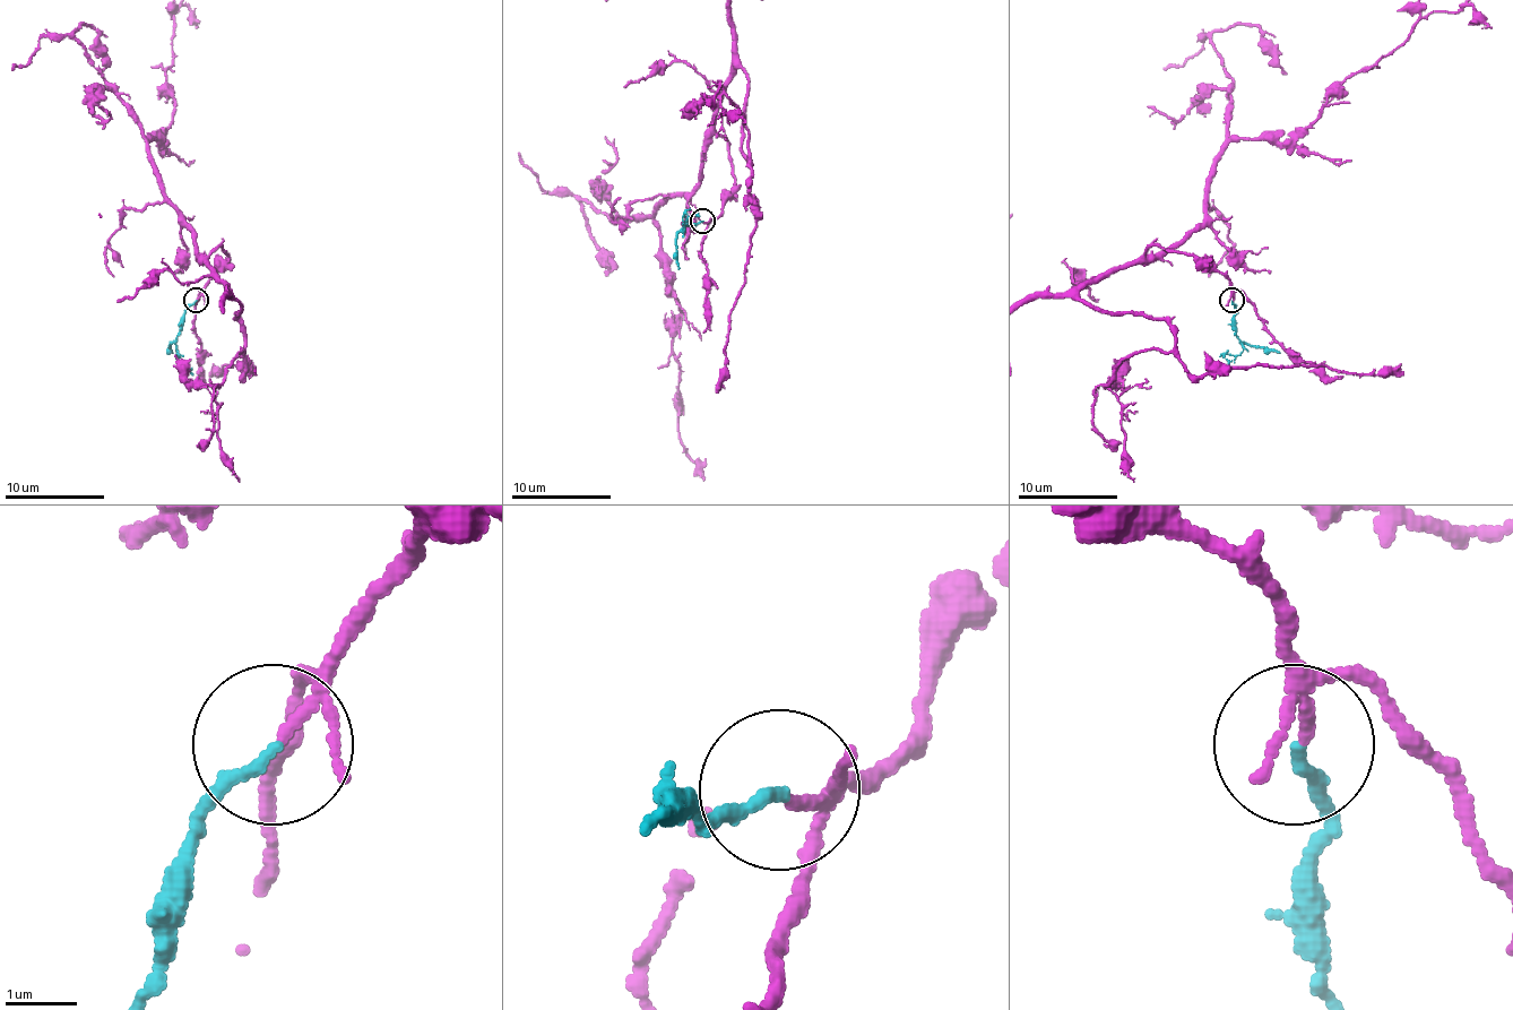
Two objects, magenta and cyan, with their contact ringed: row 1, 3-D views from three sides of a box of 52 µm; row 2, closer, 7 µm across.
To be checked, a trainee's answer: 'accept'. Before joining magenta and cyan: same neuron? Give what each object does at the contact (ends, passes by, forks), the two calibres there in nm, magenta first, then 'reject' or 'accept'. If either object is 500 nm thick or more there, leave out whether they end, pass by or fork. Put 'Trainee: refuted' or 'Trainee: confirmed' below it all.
magenta forks; cyan ends; calibres 90 and 170 nm; accept
Trainee: confirmed

